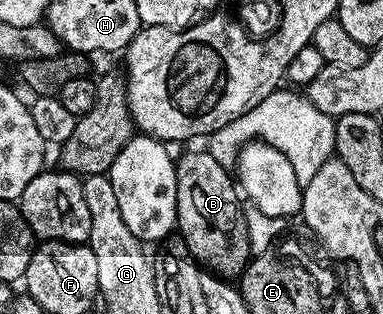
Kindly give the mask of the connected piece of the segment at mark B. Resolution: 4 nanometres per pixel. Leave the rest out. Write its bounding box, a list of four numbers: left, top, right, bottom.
[175,149,253,277]

